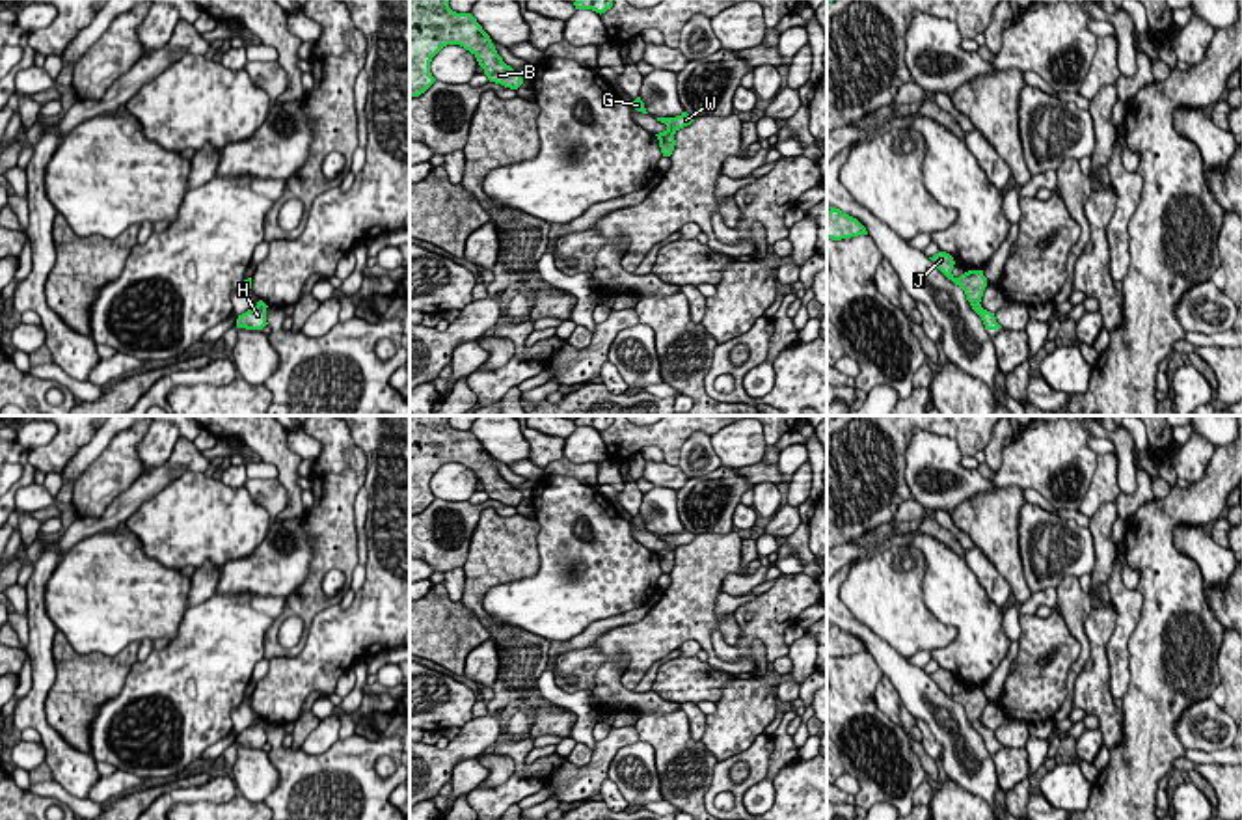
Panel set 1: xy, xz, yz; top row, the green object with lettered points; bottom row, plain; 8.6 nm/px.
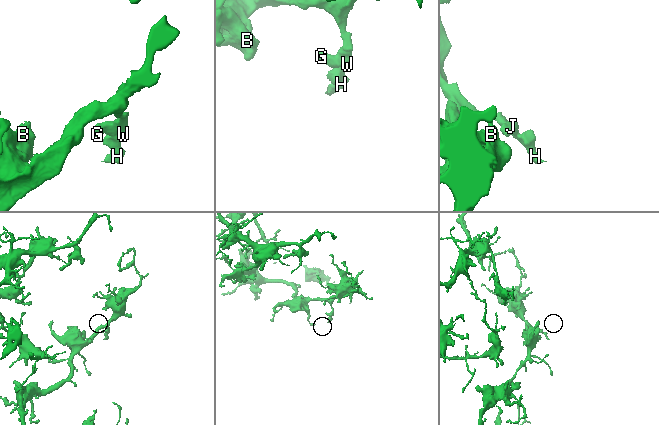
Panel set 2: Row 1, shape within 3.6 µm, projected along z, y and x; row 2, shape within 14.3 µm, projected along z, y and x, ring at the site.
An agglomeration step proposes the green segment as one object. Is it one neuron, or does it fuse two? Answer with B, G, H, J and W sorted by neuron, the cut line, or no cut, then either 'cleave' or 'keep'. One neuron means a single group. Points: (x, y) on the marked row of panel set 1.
B G H J W; no cut; keep

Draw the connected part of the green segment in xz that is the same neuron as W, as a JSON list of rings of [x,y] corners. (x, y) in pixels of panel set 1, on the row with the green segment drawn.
[[[682,112],[676,117],[657,117],[657,121],[667,125],[667,129],[655,136],[659,140],[659,147],[661,147],[663,157],[670,157],[674,151],[674,145],[676,145],[674,134],[680,129],[691,125],[695,121],[695,117],[689,116],[687,112]]]

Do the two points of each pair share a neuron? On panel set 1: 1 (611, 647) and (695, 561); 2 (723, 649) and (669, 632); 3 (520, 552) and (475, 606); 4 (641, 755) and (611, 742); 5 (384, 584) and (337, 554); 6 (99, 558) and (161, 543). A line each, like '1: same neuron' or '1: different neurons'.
1: same neuron
2: different neurons
3: same neuron
4: different neurons
5: different neurons
6: different neurons

